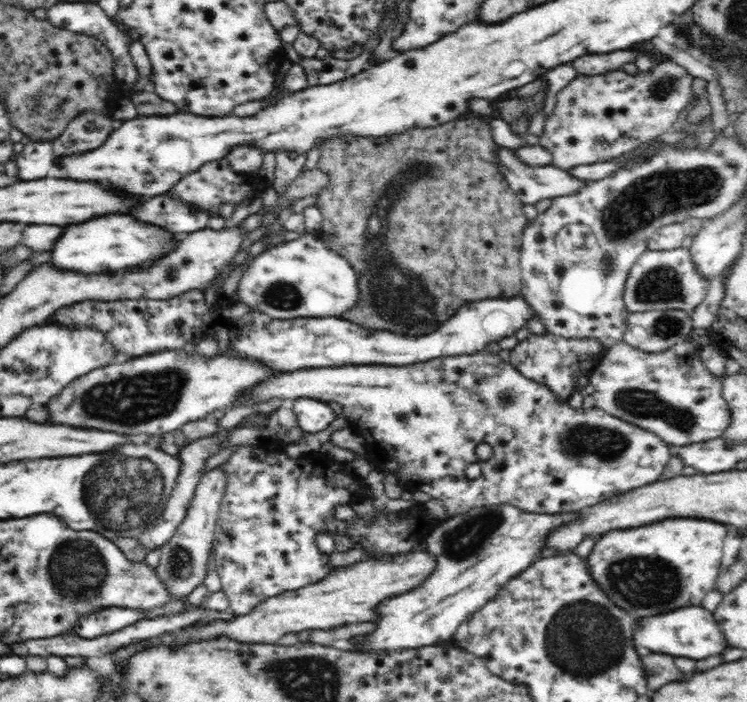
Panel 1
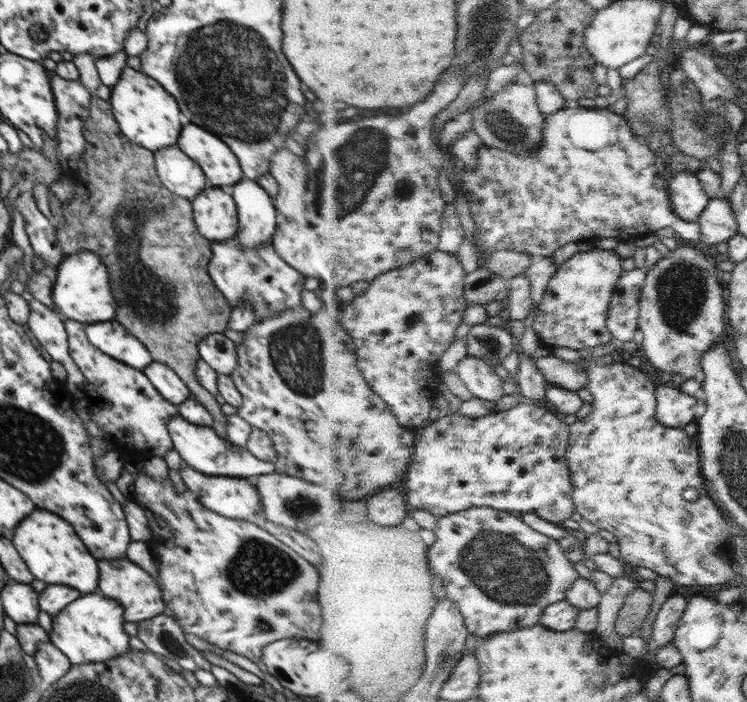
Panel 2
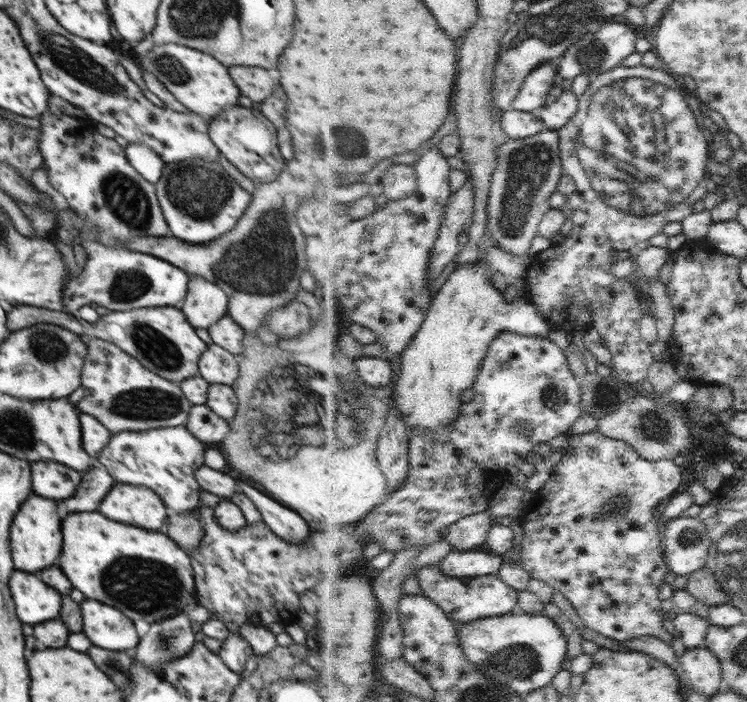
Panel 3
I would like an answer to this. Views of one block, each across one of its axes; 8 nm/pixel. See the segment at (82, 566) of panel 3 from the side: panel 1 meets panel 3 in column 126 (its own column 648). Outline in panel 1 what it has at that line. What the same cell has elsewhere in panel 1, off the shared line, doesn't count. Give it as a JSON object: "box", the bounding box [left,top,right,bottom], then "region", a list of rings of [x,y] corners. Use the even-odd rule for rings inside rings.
{"box":[586,518,726,620],"region":[[[668,518],[640,528],[610,530],[598,537],[592,552],[586,558],[590,574],[601,590],[620,609],[635,616],[638,620],[688,607],[701,607],[705,596],[714,589],[720,574],[722,542],[726,538],[726,526],[710,520],[696,518]]]}

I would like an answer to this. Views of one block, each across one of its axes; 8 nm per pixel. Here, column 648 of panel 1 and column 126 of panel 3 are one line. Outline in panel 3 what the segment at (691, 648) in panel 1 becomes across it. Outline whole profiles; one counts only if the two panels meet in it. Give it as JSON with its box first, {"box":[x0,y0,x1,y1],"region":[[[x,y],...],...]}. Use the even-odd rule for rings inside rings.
{"box":[82,599,139,650],"region":[[[86,599],[82,604],[84,634],[92,644],[106,650],[126,650],[138,644],[139,637],[130,618],[112,606]]]}

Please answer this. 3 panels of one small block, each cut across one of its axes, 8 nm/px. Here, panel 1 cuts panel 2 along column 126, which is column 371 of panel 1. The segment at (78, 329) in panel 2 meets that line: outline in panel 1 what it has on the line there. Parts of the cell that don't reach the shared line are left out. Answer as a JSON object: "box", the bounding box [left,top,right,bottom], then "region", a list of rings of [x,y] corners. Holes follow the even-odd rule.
{"box":[238,349,670,517],"region":[[[486,349],[478,350],[476,354],[462,354],[462,356],[442,356],[426,362],[418,362],[410,366],[384,366],[382,364],[374,365],[346,365],[330,366],[326,368],[302,368],[290,372],[277,371],[276,374],[268,376],[266,380],[260,380],[256,386],[246,394],[238,396],[238,406],[248,403],[260,403],[272,400],[272,398],[282,398],[287,403],[297,398],[313,398],[328,402],[340,404],[343,410],[344,418],[348,422],[348,427],[358,433],[365,442],[365,450],[369,452],[369,461],[376,466],[378,470],[386,470],[394,474],[398,484],[408,491],[420,490],[430,494],[432,498],[439,498],[444,504],[449,517],[466,514],[472,508],[478,506],[494,506],[498,504],[511,504],[517,506],[520,510],[526,512],[537,512],[538,514],[560,514],[562,512],[579,512],[586,507],[600,504],[620,493],[625,493],[641,486],[646,486],[656,480],[660,480],[662,472],[670,457],[670,445],[665,443],[660,437],[644,430],[639,426],[620,420],[605,410],[593,407],[585,410],[581,408],[574,409],[567,402],[560,402],[558,397],[541,382],[534,382],[526,378],[521,372],[518,372],[511,363],[506,363],[498,355],[488,353]],[[478,444],[490,444],[492,446],[492,456],[484,462],[476,456],[476,446]],[[468,464],[478,464],[481,468],[481,474],[478,478],[470,479],[466,476],[466,466]]]}

